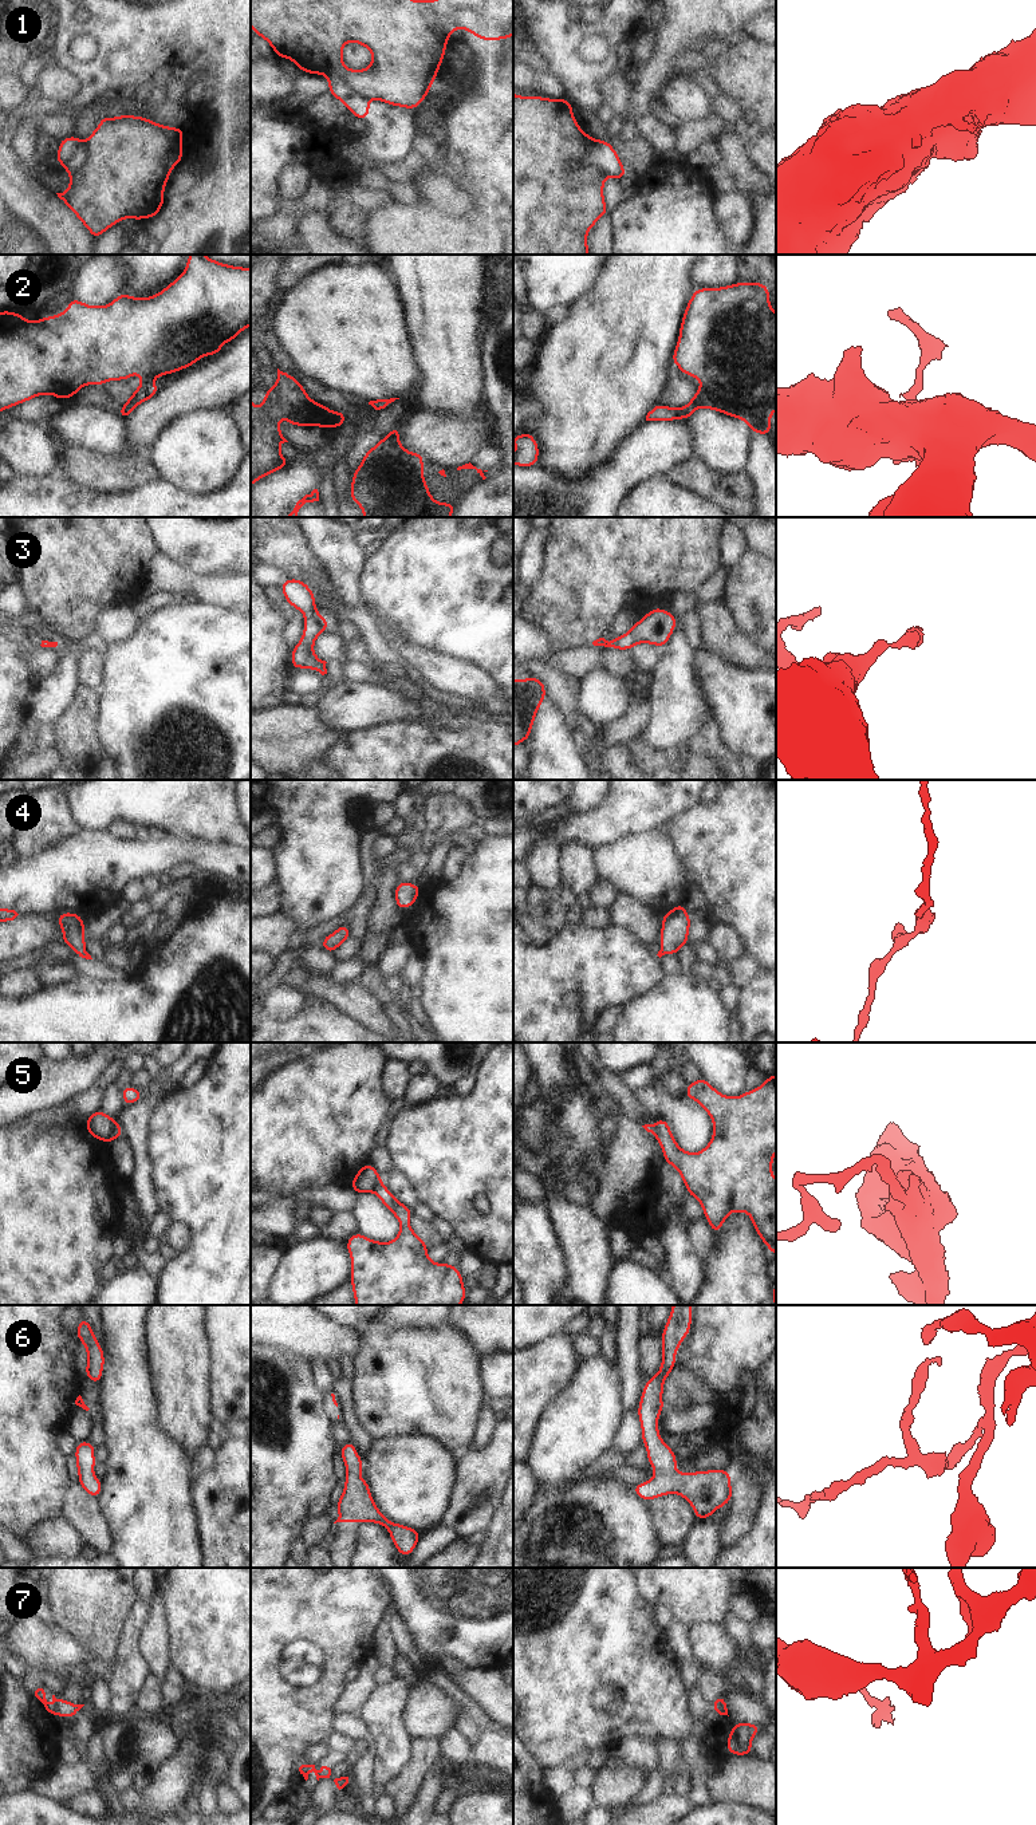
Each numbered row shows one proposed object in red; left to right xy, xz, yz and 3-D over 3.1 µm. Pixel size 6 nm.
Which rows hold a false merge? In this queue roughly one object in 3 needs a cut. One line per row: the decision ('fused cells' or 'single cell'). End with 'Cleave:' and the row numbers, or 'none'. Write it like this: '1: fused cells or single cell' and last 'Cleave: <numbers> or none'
1: fused cells
2: fused cells
3: single cell
4: single cell
5: fused cells
6: single cell
7: fused cells
Cleave: 1, 2, 5, 7

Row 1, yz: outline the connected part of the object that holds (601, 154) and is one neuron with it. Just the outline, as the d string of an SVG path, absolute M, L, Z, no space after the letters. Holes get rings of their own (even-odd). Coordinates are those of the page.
M592 138L584 163L600 169L603 173L617 180L622 180L627 176L618 153L608 141Z

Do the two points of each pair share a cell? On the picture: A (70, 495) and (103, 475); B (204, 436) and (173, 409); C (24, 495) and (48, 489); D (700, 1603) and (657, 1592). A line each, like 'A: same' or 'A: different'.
A: different
B: different
C: same
D: same

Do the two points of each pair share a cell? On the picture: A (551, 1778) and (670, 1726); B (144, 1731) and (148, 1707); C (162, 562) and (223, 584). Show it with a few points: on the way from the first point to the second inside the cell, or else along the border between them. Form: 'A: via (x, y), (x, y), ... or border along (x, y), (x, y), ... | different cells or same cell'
A: border along (544, 1770), (564, 1768), (572, 1773) | different cells
B: border along (137, 1713), (160, 1717) | different cells
C: via (177, 576), (185, 582), (208, 584) | same cell

